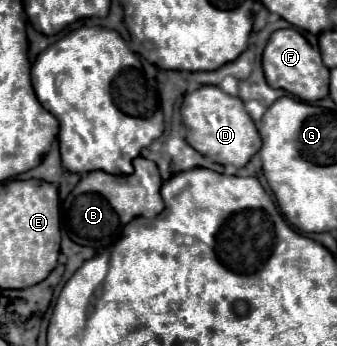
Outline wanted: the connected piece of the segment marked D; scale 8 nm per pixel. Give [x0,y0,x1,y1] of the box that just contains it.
[181,85,261,167]

